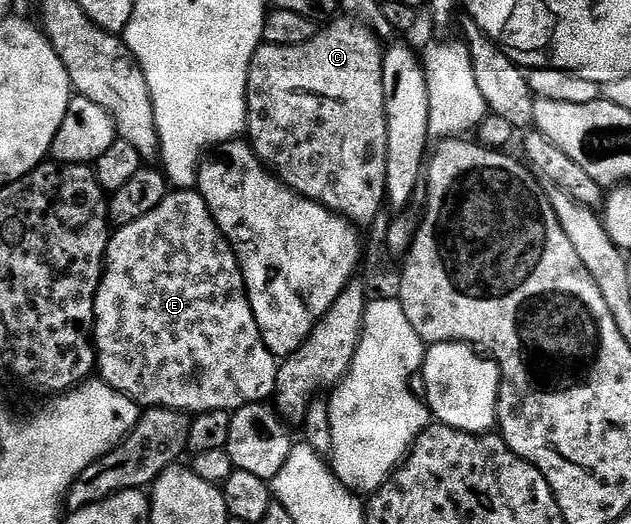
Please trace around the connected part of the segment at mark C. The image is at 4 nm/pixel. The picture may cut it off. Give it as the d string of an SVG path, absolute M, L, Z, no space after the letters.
M334 18L303 44L263 43L252 58L248 74L248 140L254 152L293 192L307 196L325 208L333 208L339 216L345 216L358 226L372 223L382 203L385 205L388 200L388 126L383 55L383 41L361 20Z

